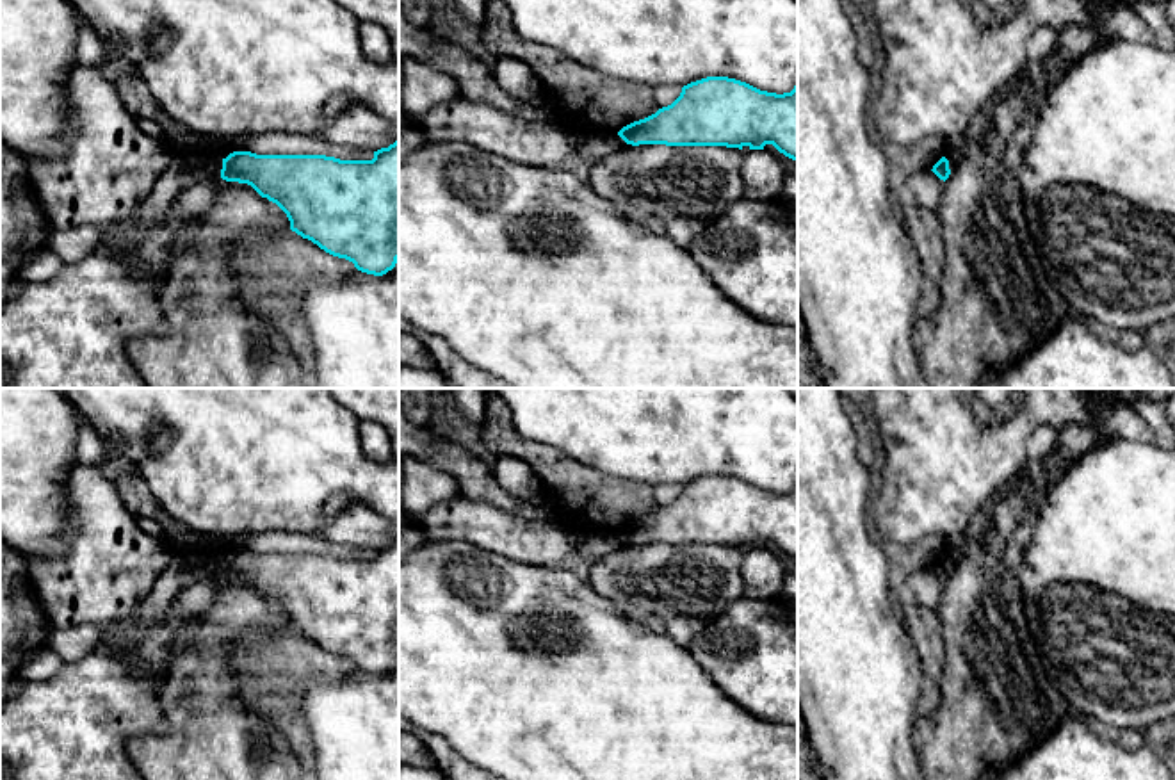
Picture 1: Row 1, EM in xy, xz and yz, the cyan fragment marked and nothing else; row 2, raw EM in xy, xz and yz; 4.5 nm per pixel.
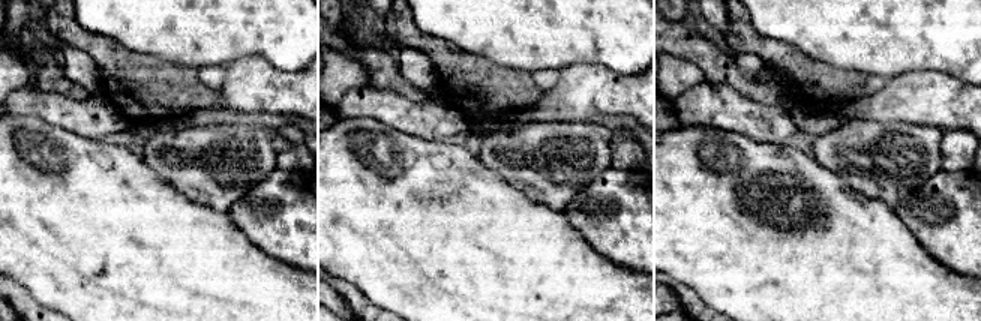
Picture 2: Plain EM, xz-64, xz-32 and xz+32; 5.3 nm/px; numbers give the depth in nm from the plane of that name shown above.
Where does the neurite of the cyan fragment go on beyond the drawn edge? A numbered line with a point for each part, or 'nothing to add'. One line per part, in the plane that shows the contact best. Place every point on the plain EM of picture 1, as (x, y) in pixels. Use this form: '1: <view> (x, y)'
nothing to add

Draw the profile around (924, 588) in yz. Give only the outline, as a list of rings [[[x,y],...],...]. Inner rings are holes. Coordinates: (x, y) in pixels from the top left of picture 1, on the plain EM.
[[[933,570],[913,572],[901,586],[897,600],[903,607],[924,605],[935,609],[940,605],[945,581]]]

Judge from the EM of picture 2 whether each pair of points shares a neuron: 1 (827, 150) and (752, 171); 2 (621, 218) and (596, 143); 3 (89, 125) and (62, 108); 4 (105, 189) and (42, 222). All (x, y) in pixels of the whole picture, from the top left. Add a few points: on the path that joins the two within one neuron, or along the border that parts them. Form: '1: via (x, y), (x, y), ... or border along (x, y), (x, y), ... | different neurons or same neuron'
1: border along (810, 155), (839, 176) | different neurons
2: border along (609, 167), (578, 194) | different neurons
3: via (83, 119), (68, 113) | same neuron
4: via (90, 204), (78, 216), (57, 216) | same neuron

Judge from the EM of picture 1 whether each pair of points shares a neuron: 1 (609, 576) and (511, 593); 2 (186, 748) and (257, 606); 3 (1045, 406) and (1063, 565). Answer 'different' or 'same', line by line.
1: different
2: same
3: different

